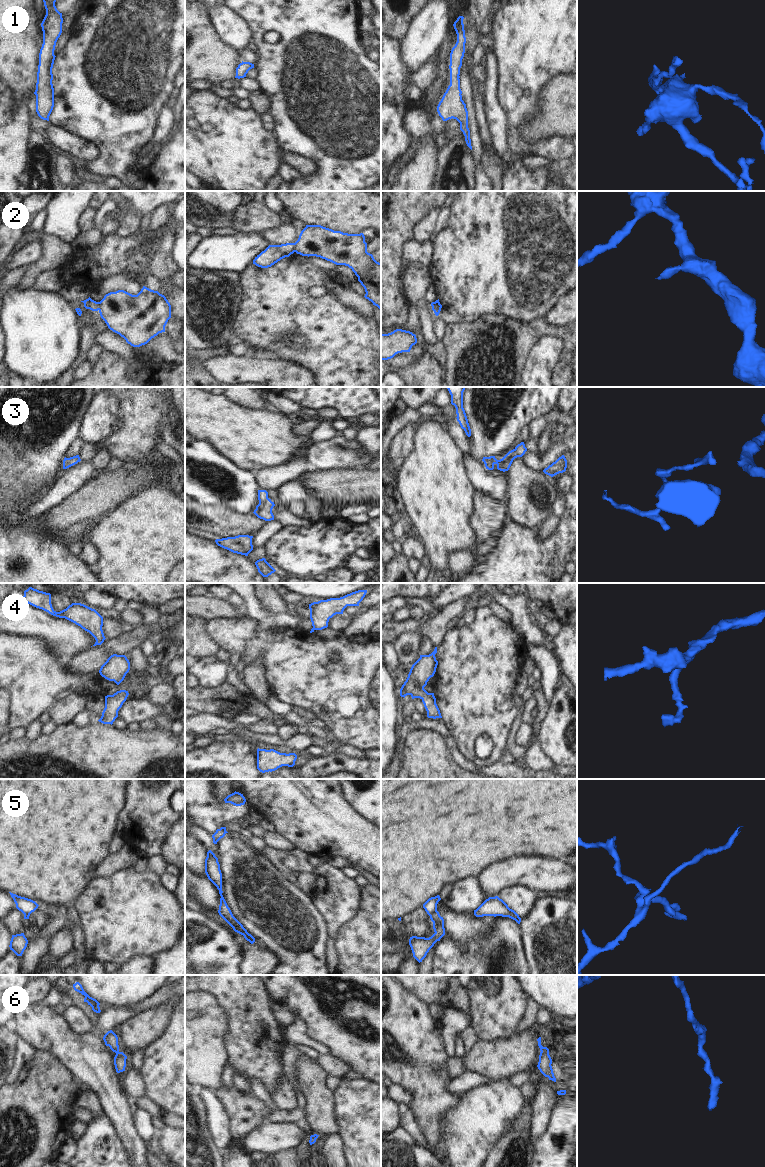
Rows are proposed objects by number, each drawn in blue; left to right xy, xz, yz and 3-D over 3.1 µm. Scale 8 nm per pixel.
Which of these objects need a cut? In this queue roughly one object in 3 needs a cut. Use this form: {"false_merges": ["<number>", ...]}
{"false_merges": ["2", "5"]}

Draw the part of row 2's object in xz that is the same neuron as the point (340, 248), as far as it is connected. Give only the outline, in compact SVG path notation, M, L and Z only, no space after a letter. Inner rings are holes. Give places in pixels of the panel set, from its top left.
M306 225L295 242L295 252L316 256L352 269L365 289L365 298L381 310L381 263L367 252L365 236Z

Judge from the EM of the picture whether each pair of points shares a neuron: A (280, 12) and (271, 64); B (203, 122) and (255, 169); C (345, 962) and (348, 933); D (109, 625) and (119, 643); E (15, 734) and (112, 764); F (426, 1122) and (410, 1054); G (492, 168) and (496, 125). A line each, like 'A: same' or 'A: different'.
A: same
B: same
C: same
D: different
E: different
F: same
G: different

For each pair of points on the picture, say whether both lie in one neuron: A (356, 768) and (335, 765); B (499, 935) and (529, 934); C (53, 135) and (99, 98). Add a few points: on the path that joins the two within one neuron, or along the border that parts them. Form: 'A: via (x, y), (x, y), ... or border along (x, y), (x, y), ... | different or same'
A: via (351, 766), (340, 765) | same
B: border along (518, 924), (521, 930), (522, 945), (526, 957) | different
C: border along (49, 120), (84, 137) | different

